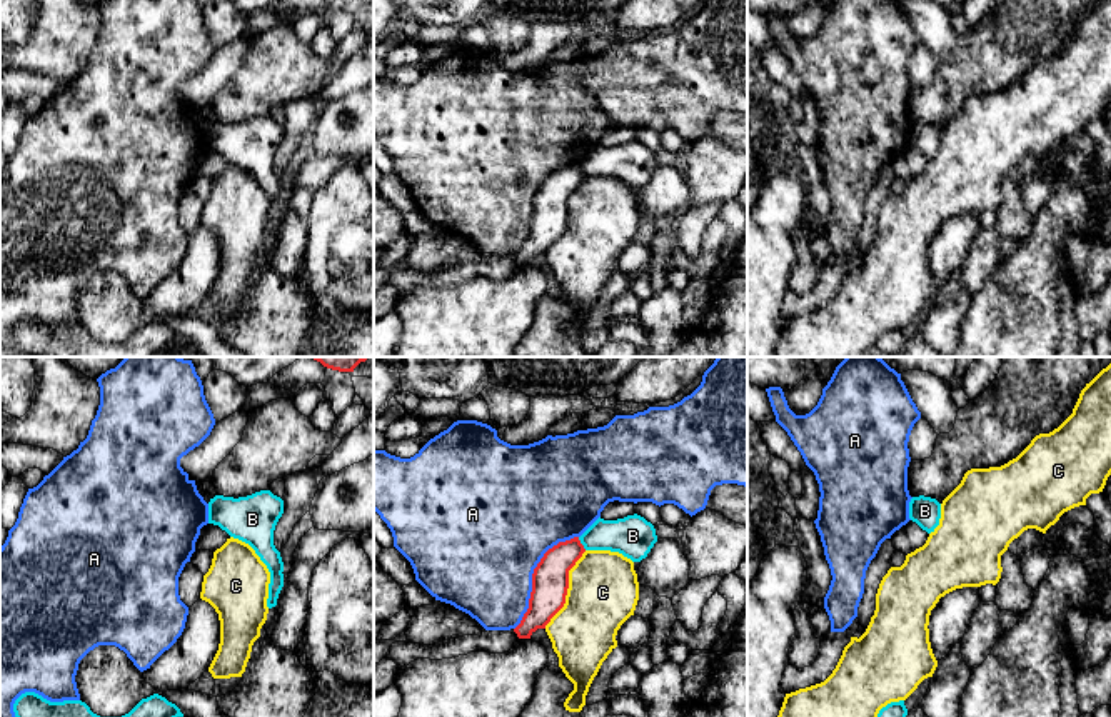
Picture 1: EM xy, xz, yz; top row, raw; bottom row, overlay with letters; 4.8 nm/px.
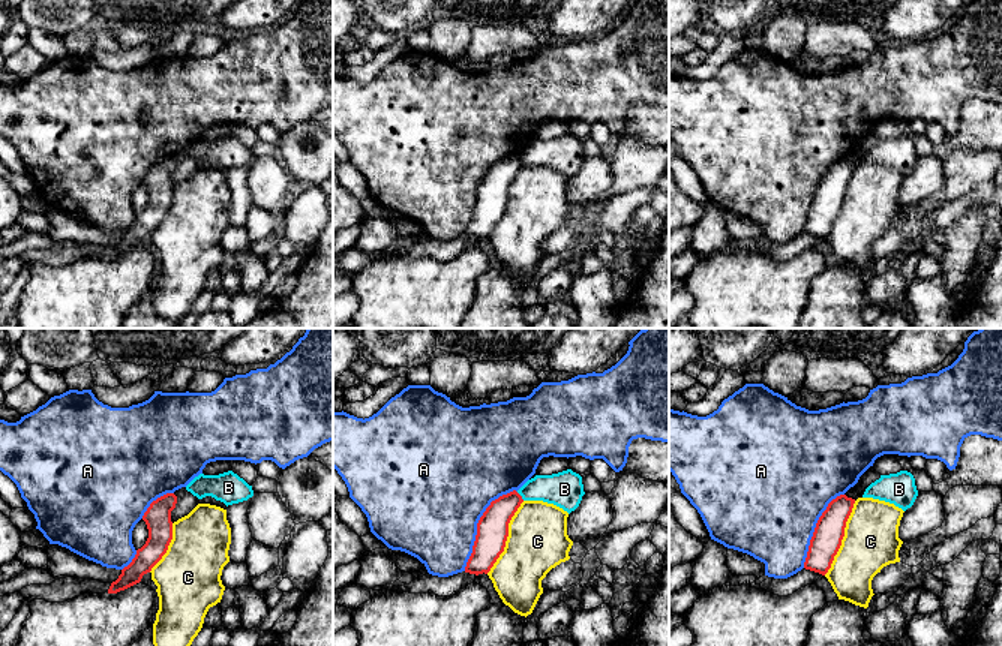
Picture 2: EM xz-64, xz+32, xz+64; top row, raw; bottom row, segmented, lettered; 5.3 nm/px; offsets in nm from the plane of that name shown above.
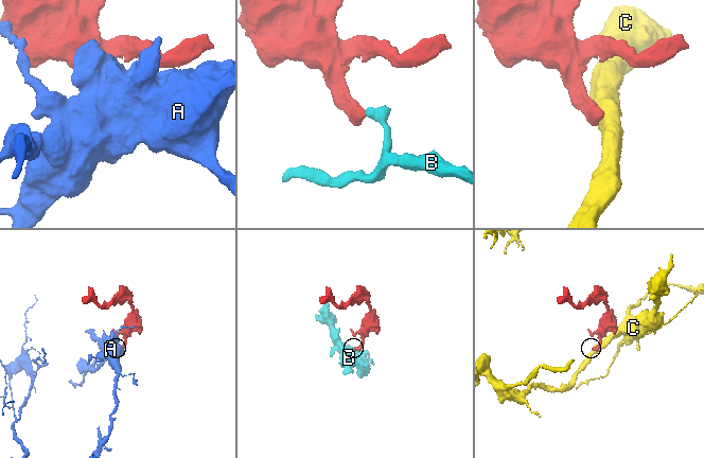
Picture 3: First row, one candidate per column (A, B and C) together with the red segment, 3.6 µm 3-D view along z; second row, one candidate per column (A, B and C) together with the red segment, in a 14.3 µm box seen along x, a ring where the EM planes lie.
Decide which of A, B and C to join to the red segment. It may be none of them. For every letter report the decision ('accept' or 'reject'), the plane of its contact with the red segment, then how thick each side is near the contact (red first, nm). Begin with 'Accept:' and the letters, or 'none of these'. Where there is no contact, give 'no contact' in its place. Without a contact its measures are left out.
Accept: none of these
A: reject; contact in xz; calibres 180 and 500 nm
B: reject; contact in xz; calibres 180 and 190 nm
C: reject; contact in xz; calibres 180 and 340 nm

